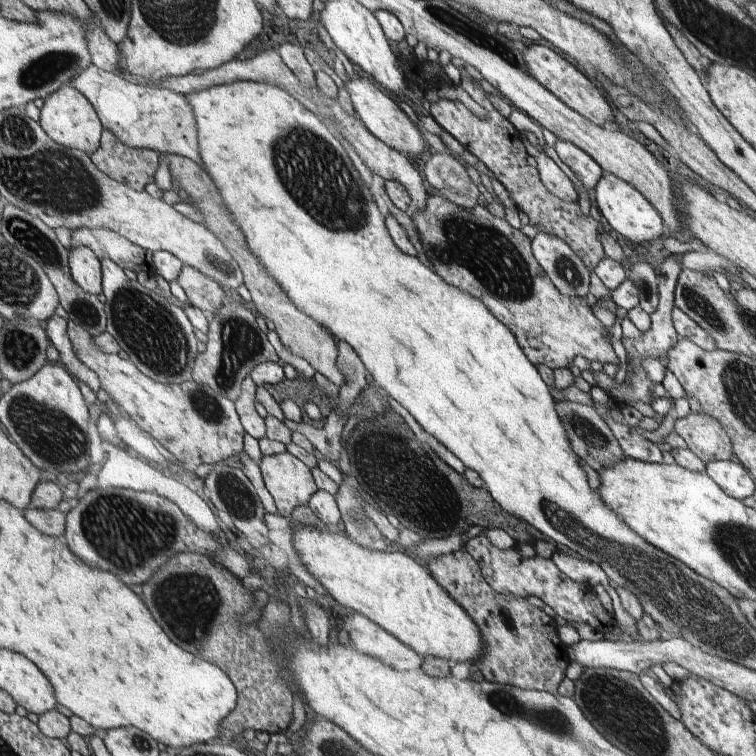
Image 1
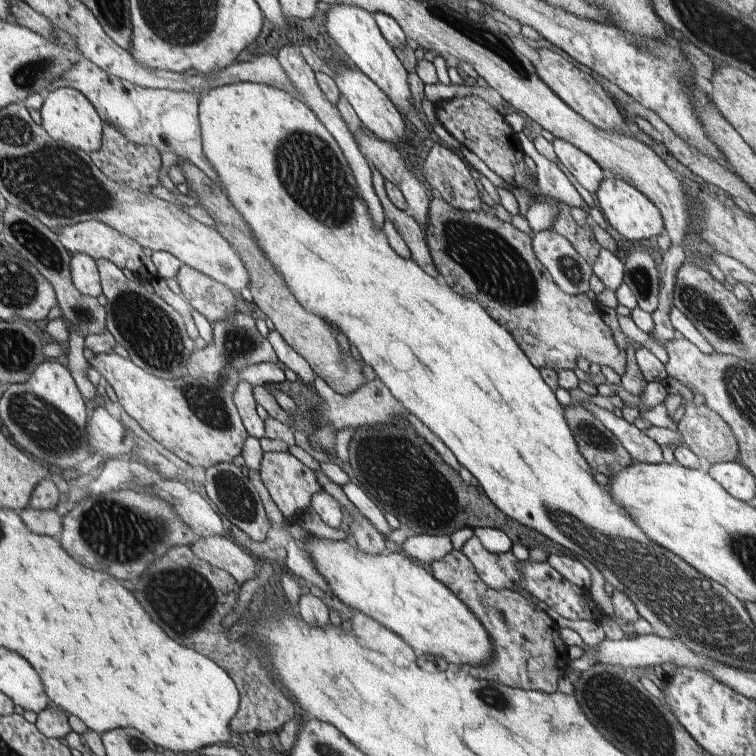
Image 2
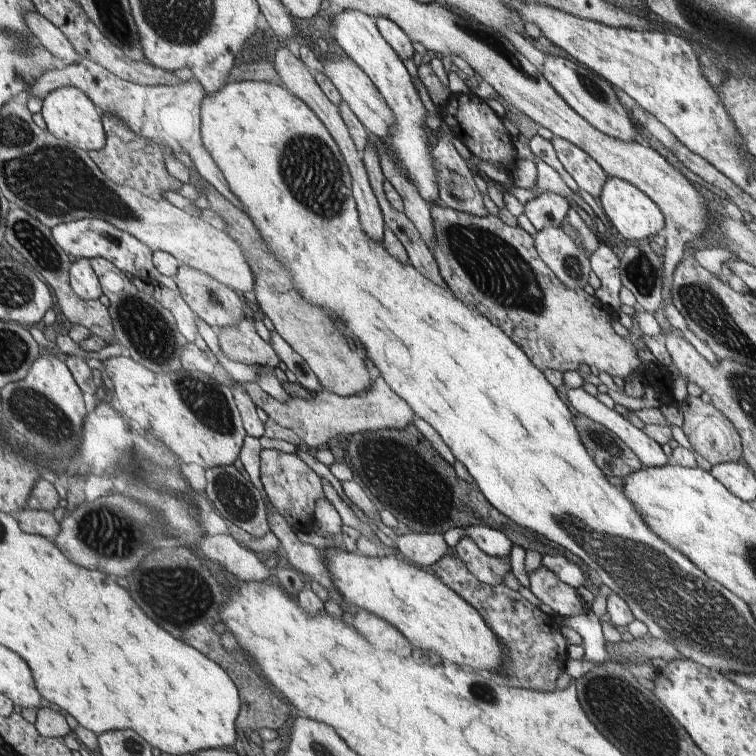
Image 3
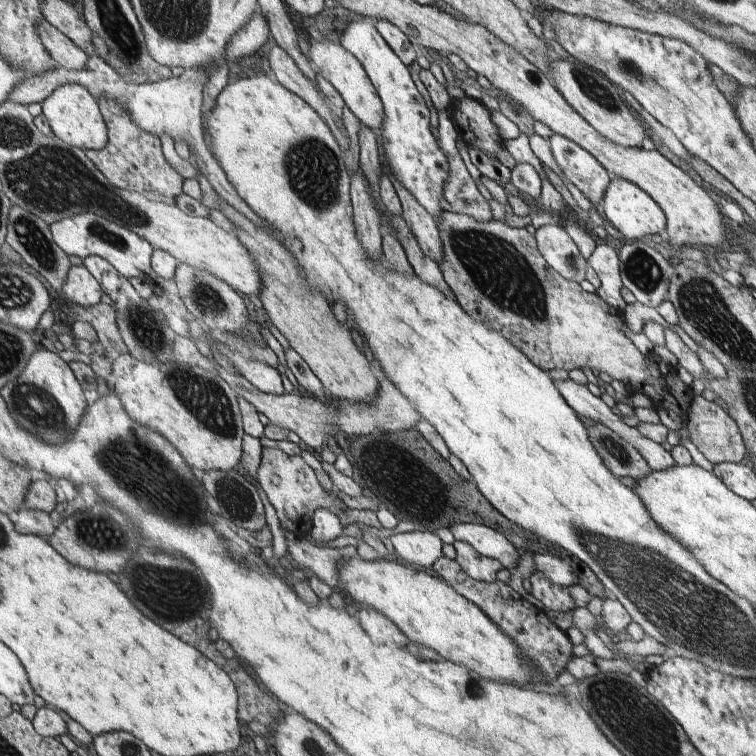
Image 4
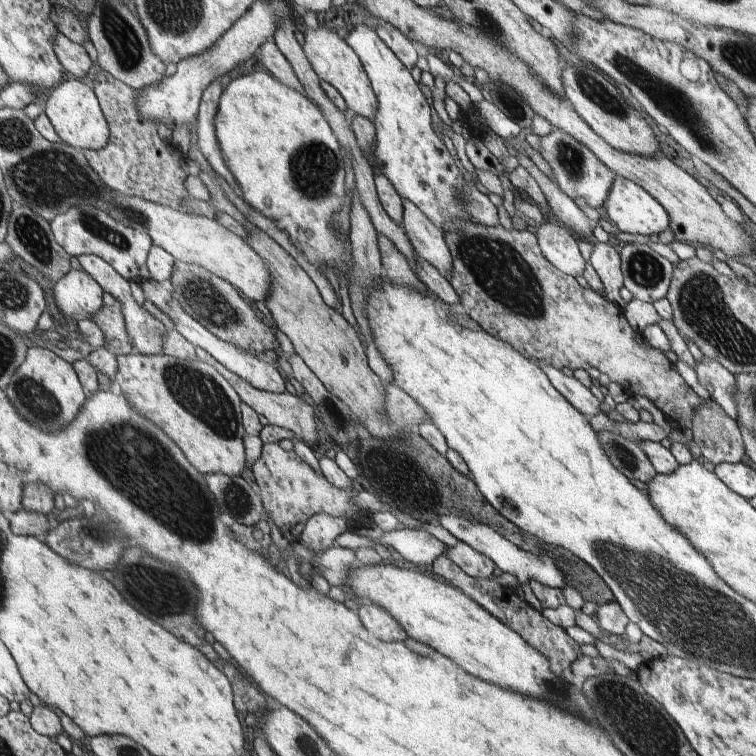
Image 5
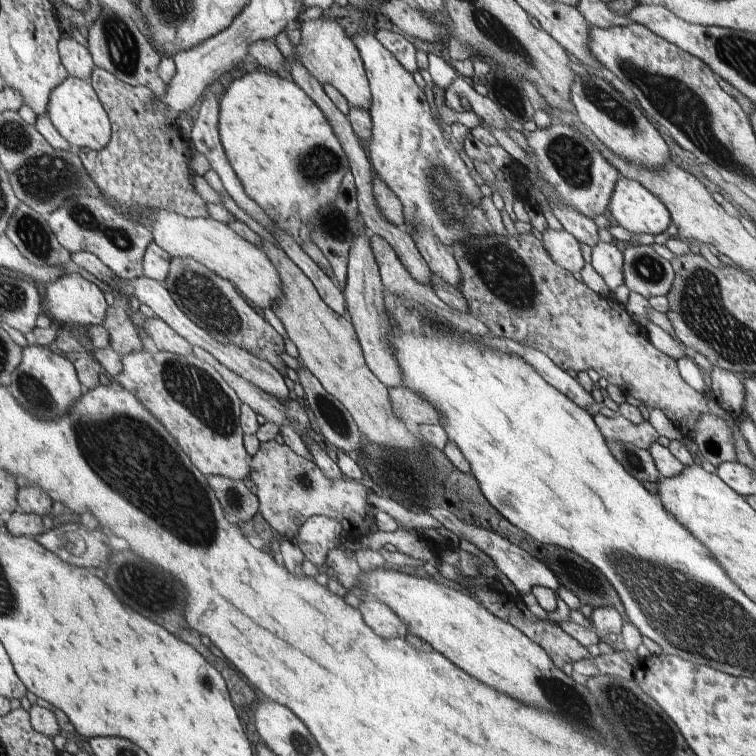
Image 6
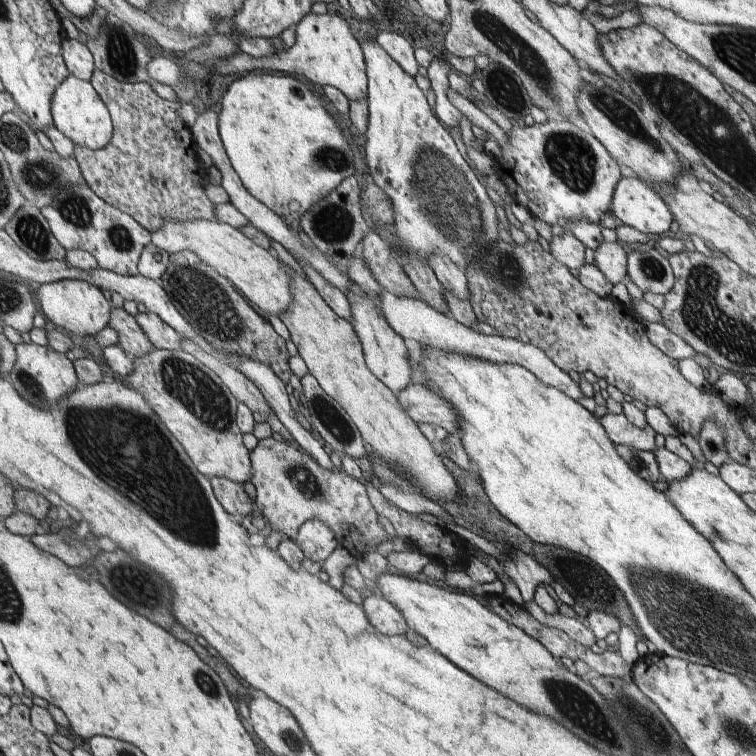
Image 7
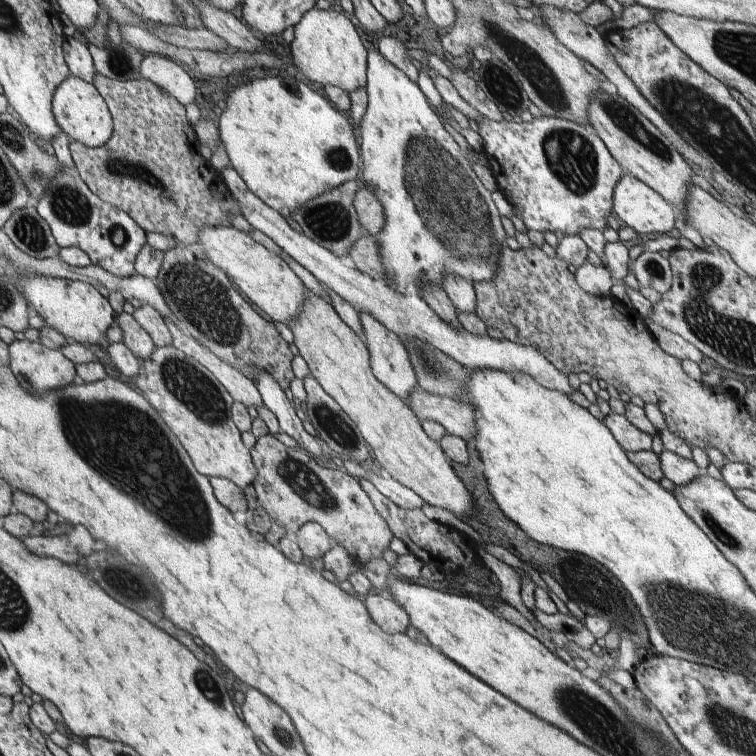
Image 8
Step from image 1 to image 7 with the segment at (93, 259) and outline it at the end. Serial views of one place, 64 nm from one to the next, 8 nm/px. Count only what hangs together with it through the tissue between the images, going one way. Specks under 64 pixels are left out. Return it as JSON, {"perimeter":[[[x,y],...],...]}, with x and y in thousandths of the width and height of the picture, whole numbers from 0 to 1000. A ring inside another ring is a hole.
{"perimeter":[[[83,369],[69,374],[57,374],[42,386],[45,397],[58,418],[70,429],[106,446],[127,446],[130,439],[144,431],[146,402],[127,378],[108,370]]]}

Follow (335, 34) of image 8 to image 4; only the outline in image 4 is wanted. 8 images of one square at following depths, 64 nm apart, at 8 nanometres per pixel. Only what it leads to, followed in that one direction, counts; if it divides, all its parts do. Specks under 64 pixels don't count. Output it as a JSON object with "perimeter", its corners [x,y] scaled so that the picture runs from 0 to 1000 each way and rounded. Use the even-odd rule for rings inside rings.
{"perimeter":[[[413,52],[410,65],[407,66],[410,79],[414,79],[415,90],[447,118],[447,122],[456,131],[456,138],[470,151],[480,165],[484,165],[489,172],[500,175],[509,163],[511,148],[508,135],[504,132],[503,124],[495,116],[493,107],[488,101],[484,101],[483,90],[479,90],[479,83],[464,70],[462,65],[452,61],[451,56],[438,56],[434,52],[419,56]]]}

